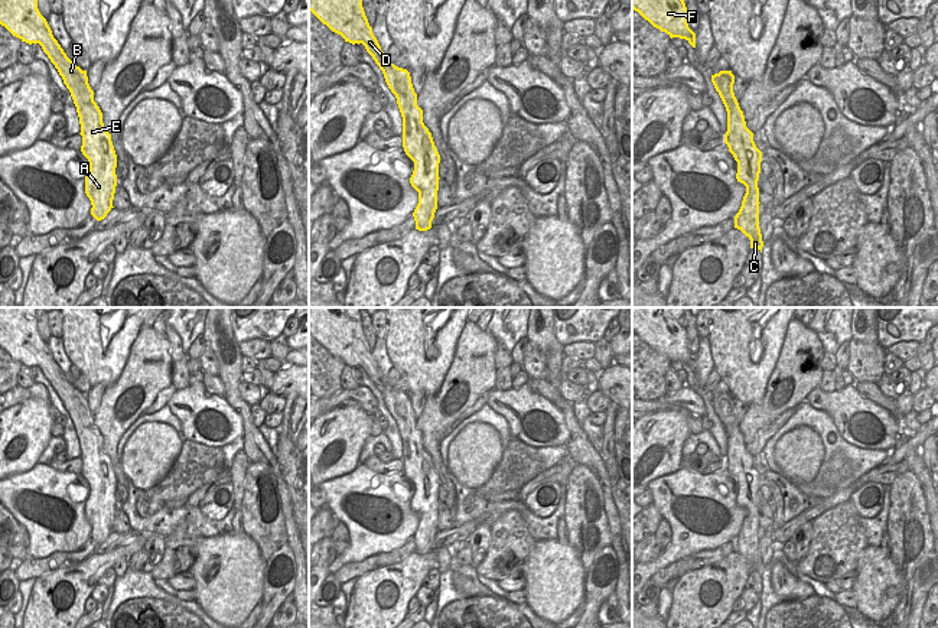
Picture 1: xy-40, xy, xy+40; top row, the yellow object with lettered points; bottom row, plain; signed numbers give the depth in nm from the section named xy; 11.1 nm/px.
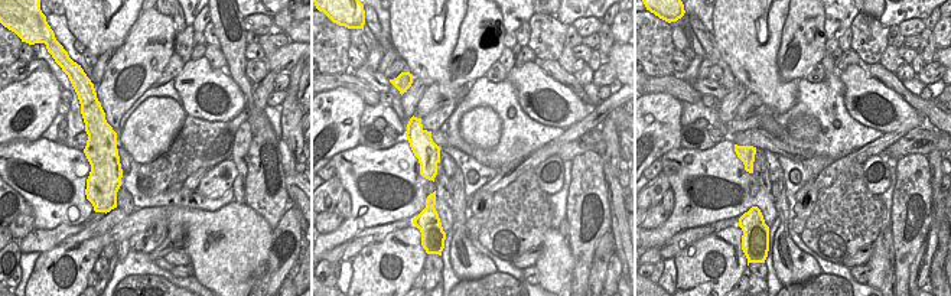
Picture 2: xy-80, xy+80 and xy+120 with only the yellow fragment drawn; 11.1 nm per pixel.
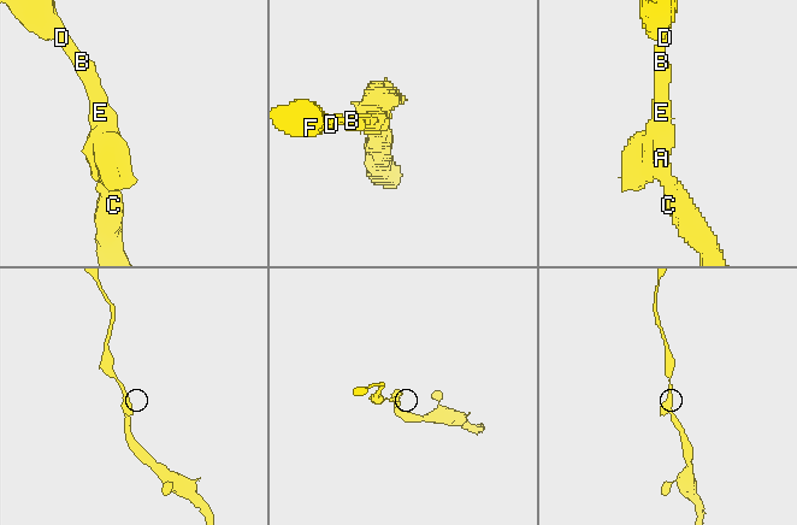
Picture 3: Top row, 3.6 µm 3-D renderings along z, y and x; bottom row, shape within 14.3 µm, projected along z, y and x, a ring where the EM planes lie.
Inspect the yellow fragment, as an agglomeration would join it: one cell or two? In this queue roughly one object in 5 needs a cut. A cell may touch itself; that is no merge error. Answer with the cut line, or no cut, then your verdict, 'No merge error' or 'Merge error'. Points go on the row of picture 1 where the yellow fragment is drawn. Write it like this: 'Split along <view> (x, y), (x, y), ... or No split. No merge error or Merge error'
No split. No merge error.

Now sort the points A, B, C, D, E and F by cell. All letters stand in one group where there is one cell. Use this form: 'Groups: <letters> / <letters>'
Groups: A B C D E F.

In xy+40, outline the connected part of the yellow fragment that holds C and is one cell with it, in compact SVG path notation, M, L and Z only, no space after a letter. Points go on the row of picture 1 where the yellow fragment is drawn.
M720 71L711 75L711 82L727 111L724 143L737 162L736 179L746 186L742 206L735 217L735 228L740 230L750 240L750 248L758 248L762 253L758 188L762 152L756 147L753 133L746 127L743 111L735 97L735 75L732 71Z

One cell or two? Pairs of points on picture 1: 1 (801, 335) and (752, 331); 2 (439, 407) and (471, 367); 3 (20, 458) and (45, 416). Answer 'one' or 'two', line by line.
1: two
2: one
3: one

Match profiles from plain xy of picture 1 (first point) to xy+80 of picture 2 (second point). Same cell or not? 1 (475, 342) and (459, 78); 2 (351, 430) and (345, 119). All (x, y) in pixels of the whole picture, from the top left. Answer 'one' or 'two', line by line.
1: one
2: one

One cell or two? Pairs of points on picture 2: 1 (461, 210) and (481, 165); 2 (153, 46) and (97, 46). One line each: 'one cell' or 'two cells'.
1: two cells
2: two cells

